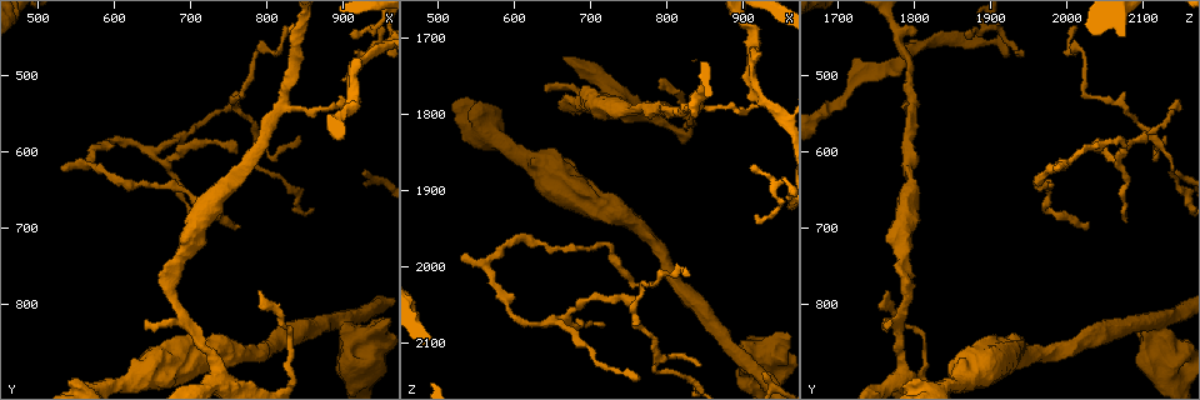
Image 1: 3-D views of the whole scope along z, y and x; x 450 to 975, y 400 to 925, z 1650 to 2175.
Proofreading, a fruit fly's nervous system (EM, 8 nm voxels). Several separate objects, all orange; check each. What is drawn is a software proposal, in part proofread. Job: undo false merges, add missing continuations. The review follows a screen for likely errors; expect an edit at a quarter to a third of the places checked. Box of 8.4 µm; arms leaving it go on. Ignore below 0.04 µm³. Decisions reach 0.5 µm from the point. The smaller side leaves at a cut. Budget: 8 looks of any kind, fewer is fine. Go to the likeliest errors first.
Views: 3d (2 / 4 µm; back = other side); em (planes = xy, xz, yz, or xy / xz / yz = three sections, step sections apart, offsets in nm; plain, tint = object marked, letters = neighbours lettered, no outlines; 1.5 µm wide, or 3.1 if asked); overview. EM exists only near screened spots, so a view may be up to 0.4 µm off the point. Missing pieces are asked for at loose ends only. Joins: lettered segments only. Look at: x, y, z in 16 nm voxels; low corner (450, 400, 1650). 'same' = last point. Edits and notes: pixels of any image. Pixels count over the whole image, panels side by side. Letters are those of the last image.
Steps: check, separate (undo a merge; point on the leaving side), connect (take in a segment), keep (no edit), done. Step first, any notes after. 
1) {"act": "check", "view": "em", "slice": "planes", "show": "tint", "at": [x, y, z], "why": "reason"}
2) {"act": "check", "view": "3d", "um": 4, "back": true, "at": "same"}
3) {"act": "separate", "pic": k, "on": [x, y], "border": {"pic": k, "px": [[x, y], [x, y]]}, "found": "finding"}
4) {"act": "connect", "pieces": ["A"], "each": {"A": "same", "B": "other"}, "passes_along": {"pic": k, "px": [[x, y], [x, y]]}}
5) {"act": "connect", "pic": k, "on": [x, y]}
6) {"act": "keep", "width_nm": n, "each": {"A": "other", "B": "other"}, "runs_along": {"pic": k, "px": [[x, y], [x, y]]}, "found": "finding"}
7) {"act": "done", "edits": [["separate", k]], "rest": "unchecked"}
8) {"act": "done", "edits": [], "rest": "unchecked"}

{"act": "check", "view": "3d", "um": 4, "at": [910, 835, 2120], "why": "abrupt turn"}

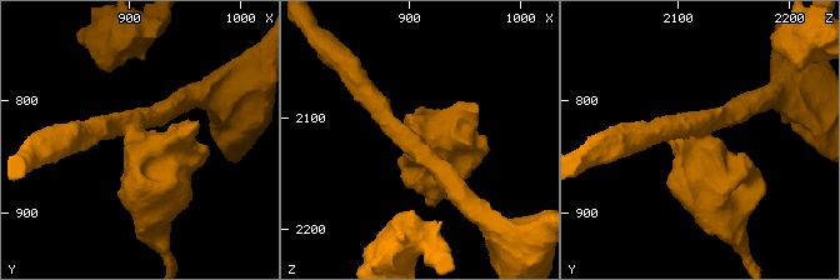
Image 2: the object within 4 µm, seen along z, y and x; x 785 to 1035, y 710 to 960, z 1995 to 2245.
{"act": "check", "view": "em", "slice": "yz", "step": 8, "show": "letters", "at": [908, 834, 2122], "why": "need the tissue"}

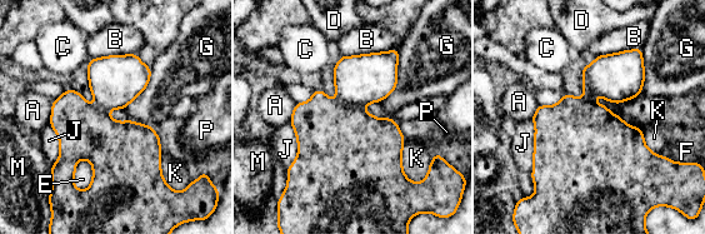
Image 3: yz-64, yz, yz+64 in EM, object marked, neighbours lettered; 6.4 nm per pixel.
{"act": "check", "view": "em", "slice": "planes", "show": "letters", "at": "same"}

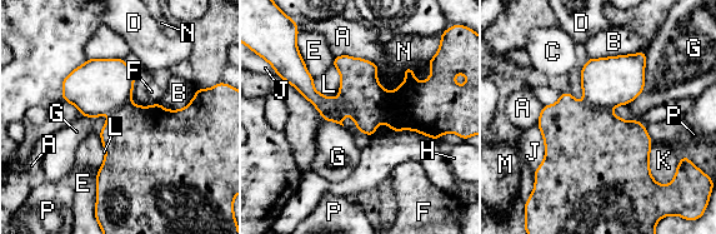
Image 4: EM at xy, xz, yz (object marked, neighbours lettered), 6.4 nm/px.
{"act": "separate", "pic": 4, "on": [587, 144], "each": {"A": "other", "B": "other", "C": "other", "D": "other", "E": "other", "F": "other", "G": "other", "H": "other", "J": "other", "K": "other", "L": "other", "M": "other", "N": "other", "P": "other"}, "found": "two neurons meet here"}

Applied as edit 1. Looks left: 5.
{"act": "check", "view": "3d", "um": 4, "at": [920, 475, 1730], "why": "branch stops here"}

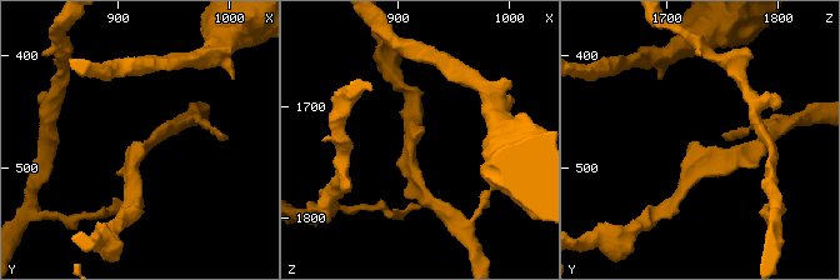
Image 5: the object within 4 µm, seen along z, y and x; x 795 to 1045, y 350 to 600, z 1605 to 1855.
{"act": "check", "view": "em", "slice": "planes", "show": "plain", "at": [918, 476, 1728], "why": "need the tissue"}

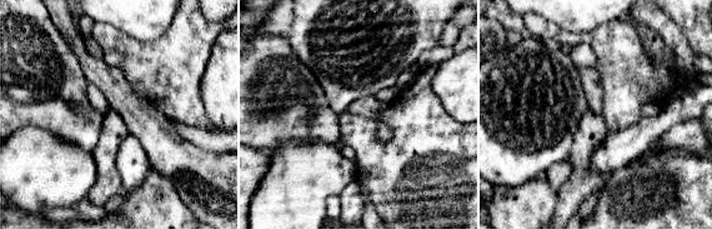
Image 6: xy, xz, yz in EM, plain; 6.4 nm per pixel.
{"act": "check", "view": "em", "slice": "planes", "show": "letters", "at": "same"}

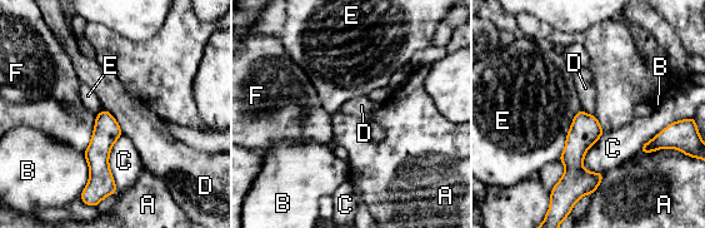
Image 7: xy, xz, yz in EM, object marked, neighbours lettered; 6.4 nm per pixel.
{"act": "keep", "longest_contact_nm": ["C", 380], "each": {"A": "other", "B": "other", "C": "other", "D": "other", "E": "other", "F": "other"}, "border": {"pic": 7, "px": [[104, 109], [115, 119], [123, 133]]}, "found": "no lettered segment goes on from it"}

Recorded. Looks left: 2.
{"act": "check", "view": "3d", "um": 4, "at": [655, 610, 2065], "why": "abrupt turn"}

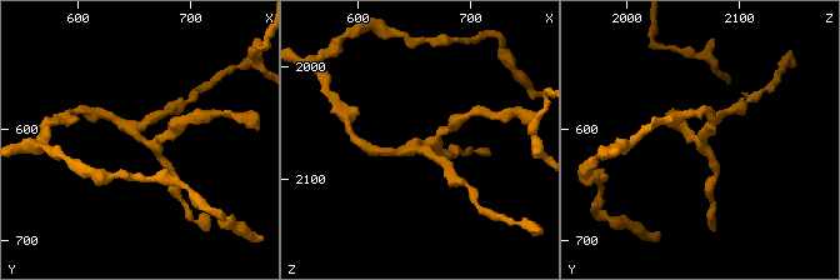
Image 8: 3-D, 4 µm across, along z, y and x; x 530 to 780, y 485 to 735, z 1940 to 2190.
{"act": "check", "view": "em", "slice": "yz", "step": 8, "show": "letters", "at": [656, 612, 2070], "why": "need the tissue"}

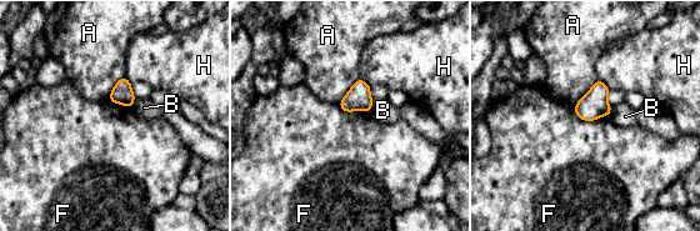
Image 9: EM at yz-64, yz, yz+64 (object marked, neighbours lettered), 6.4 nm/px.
{"act": "keep", "longest_contact_nm": ["A", 260], "each": {"A": "other", "B": "other", "F": "other", "H": "other"}, "border": {"pic": 9, "px": [[573, 109], [584, 120], [609, 115]]}, "found": "all the same neuron"}

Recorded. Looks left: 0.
{"act": "done", "edits": [["separate", 4]], "rest": "unchecked"}

